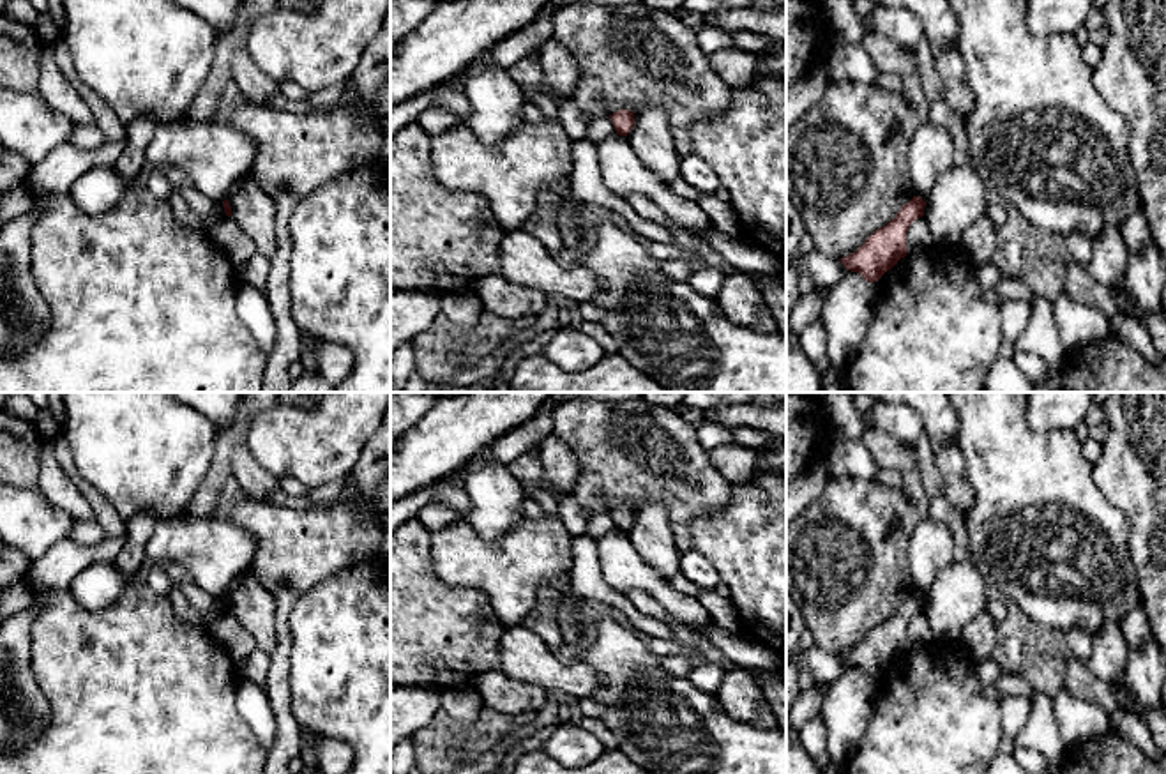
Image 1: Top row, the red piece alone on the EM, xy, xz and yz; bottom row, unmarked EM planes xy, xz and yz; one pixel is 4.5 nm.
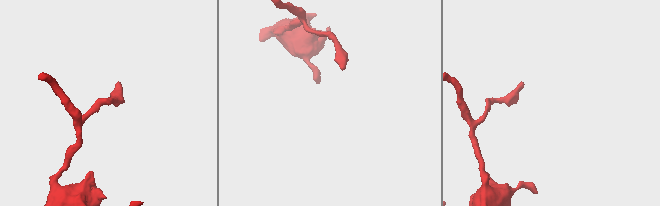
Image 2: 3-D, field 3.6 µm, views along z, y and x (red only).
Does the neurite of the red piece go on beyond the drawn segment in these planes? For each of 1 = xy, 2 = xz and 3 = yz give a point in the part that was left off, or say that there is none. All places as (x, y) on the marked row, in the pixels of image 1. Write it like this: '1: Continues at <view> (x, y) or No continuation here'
1: No continuation here
2: No continuation here
3: No continuation here

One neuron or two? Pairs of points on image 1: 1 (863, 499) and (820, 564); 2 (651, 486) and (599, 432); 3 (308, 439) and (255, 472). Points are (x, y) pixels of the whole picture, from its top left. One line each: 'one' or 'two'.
1: one
2: one
3: two

